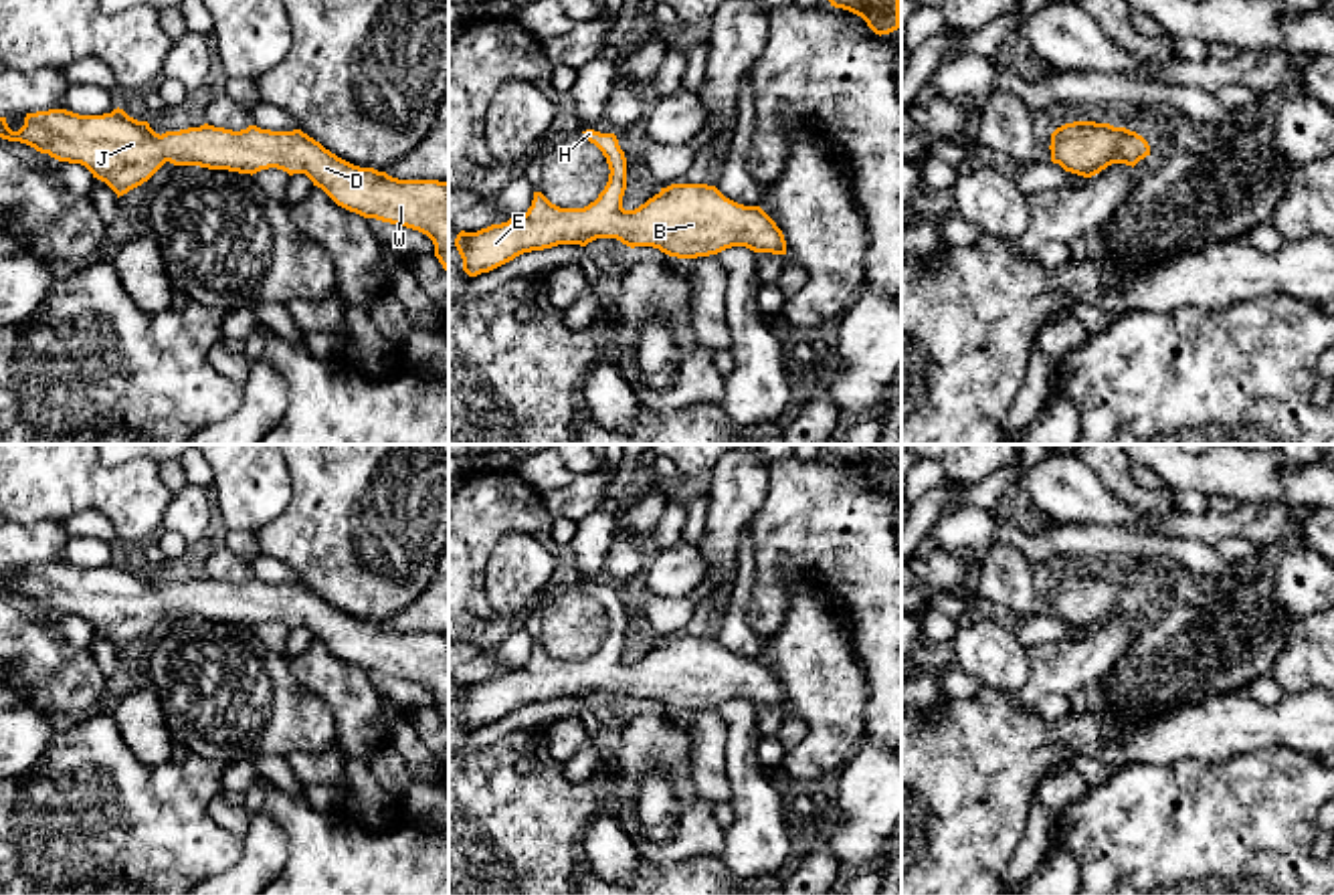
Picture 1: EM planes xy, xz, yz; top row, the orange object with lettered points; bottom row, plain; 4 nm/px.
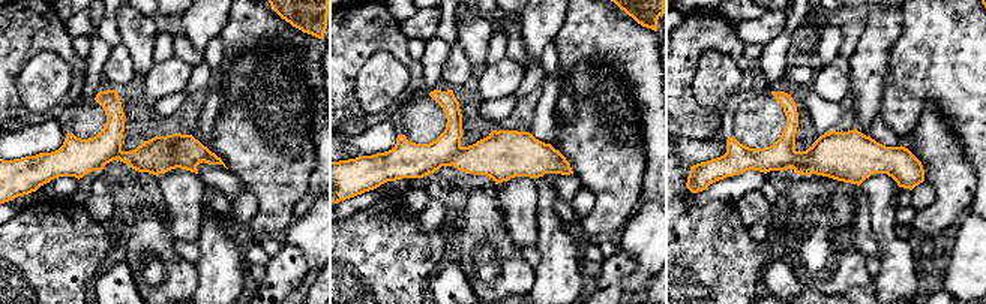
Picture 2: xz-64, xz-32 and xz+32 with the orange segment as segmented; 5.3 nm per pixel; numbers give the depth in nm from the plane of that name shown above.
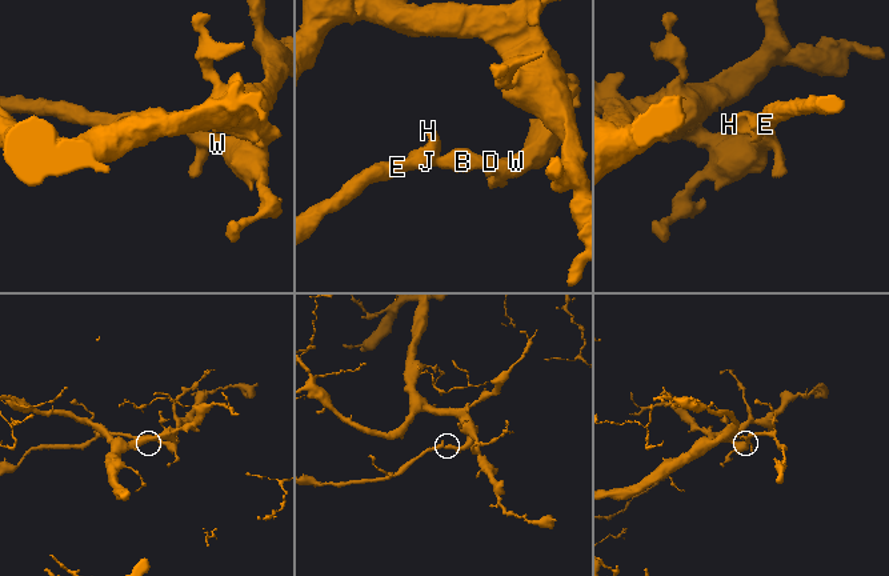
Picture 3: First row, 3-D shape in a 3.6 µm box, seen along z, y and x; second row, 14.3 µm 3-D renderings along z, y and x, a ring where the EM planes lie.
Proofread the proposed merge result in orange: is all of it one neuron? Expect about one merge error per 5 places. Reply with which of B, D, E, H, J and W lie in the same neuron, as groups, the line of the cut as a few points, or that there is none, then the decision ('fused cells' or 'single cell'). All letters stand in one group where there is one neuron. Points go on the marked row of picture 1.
B D E H J W; no cut; single cell

